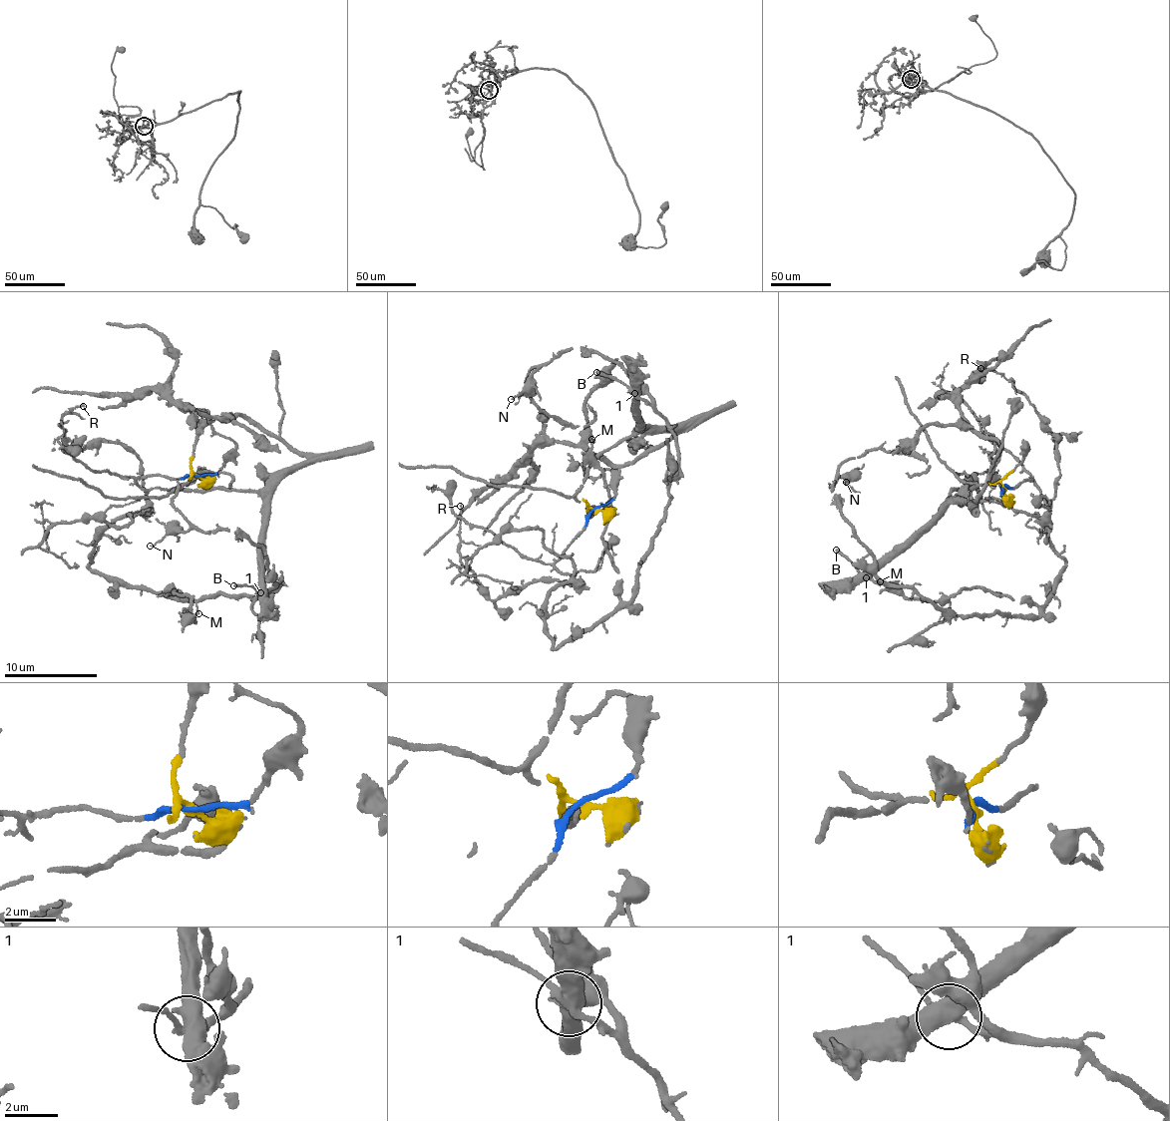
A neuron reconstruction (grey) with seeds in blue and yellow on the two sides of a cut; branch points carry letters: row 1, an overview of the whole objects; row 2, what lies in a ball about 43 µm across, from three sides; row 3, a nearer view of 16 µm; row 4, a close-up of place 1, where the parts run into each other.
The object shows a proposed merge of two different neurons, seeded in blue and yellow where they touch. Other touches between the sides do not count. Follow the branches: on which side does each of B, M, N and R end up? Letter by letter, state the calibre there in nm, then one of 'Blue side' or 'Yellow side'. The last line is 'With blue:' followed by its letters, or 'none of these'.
B: Thickness 240 nm. Blue side
M: Thickness 160 nm. Blue side
N: Thickness 130 nm. Blue side
R: Thickness 140 nm. Blue side
With blue: B, M, N, R

